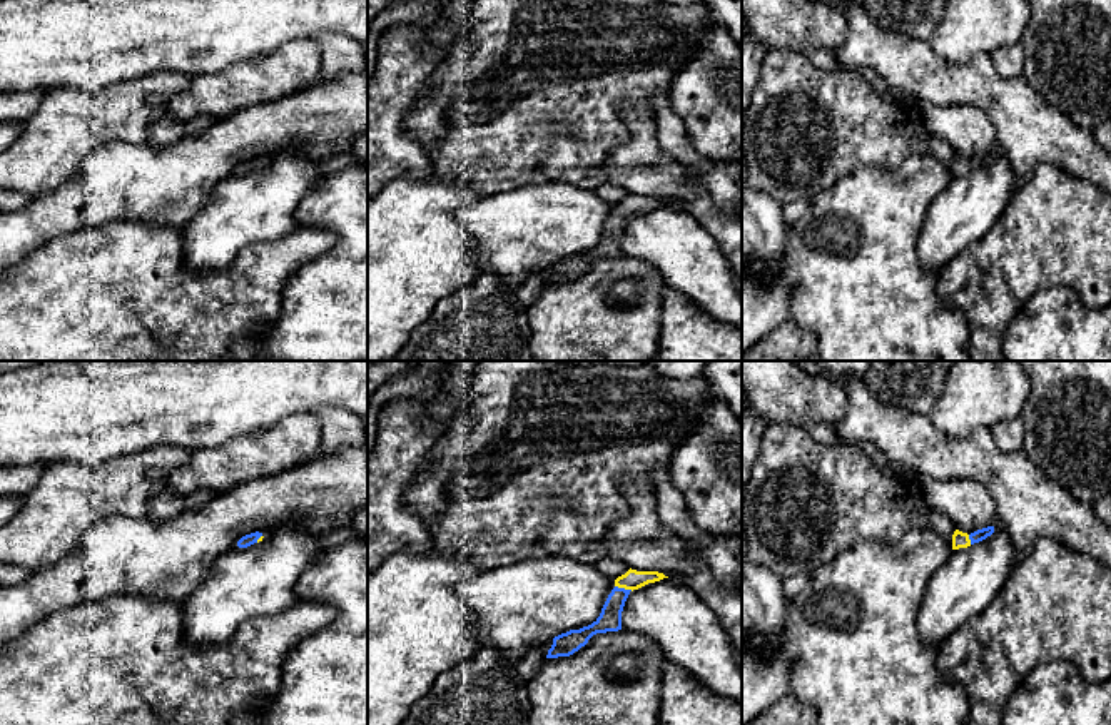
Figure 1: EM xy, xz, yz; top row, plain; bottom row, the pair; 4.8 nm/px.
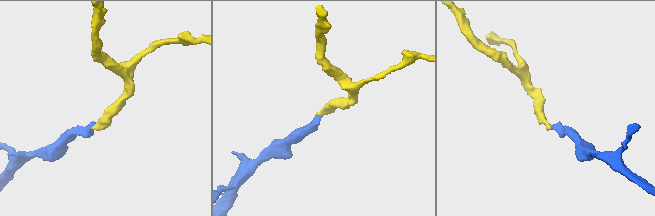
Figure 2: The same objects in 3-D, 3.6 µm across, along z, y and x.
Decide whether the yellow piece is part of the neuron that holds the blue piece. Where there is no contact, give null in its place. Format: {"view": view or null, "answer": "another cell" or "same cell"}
{"view": "xz", "answer": "same cell"}

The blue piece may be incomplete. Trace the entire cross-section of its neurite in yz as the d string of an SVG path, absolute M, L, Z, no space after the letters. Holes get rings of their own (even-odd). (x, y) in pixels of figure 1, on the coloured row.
M994 526L977 530L971 535L956 530L954 535L952 535L952 550L967 548L974 543L979 543L979 541L986 540L992 533L994 533Z

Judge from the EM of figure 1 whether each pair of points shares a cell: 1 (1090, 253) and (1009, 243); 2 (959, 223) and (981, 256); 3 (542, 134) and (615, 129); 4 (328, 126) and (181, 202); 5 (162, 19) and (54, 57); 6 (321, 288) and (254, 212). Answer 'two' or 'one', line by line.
1: one
2: two
3: one
4: one
5: one
6: two

